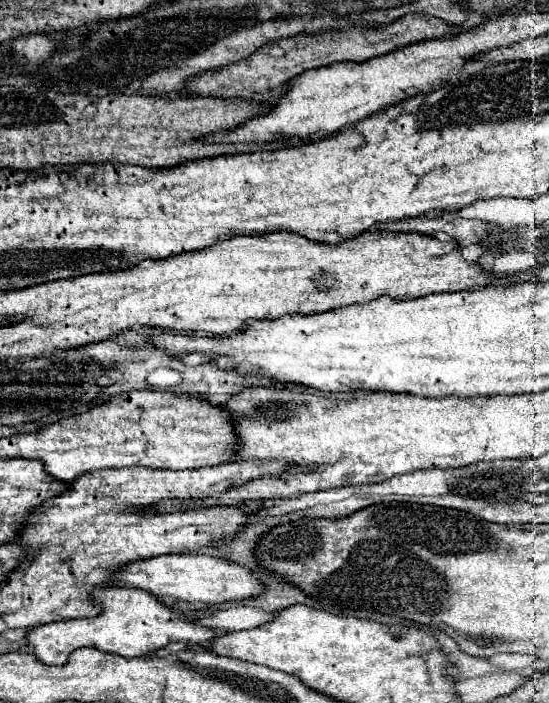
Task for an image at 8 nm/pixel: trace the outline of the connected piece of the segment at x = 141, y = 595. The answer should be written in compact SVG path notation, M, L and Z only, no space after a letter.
M101 585L93 591L91 599L101 605L101 615L49 623L49 625L35 627L27 633L27 643L33 647L33 653L37 659L41 659L41 663L61 665L79 647L93 647L93 649L115 653L121 657L139 657L149 651L161 649L173 641L205 643L217 637L213 629L201 627L195 621L181 619L165 603L161 603L159 599L153 599L153 595L149 595L147 591Z

